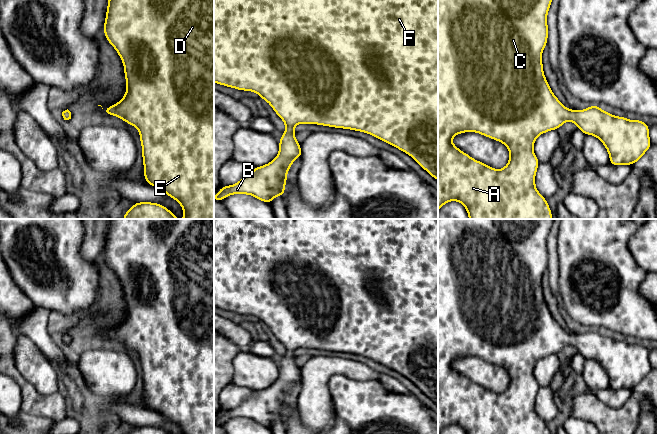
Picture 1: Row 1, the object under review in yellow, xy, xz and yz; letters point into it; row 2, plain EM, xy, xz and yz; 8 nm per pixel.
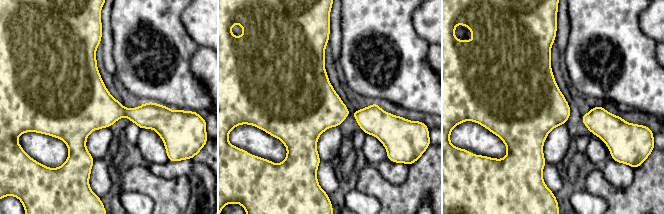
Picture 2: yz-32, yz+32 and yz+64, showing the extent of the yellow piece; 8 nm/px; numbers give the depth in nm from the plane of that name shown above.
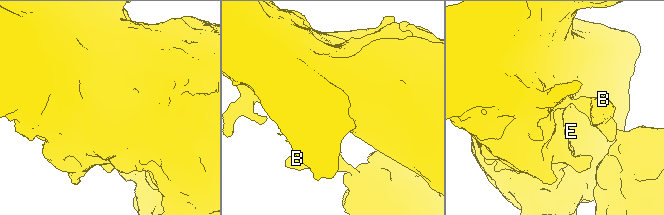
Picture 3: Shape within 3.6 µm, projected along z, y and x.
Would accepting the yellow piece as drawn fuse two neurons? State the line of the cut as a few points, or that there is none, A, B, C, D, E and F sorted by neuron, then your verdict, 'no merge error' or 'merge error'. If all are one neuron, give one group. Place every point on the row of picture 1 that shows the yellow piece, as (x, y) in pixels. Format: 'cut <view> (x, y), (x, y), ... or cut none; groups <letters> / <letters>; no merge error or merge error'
cut none; groups A B C D E F; no merge error

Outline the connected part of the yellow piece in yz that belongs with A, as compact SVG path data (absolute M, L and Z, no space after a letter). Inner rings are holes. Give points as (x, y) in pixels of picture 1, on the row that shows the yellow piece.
M438 0L438 212L444 204L458 201L466 208L469 219L552 219L547 199L538 192L535 185L540 162L533 147L539 135L557 130L569 120L584 135L593 135L603 143L608 151L610 164L614 166L634 165L651 147L650 128L643 120L628 120L624 116L614 116L602 110L599 105L592 105L584 110L570 110L554 95L544 75L542 63L542 52L548 40L547 15L551 3L552 0ZM465 132L476 132L503 143L510 152L508 164L502 169L494 169L462 152L452 143L452 138Z

